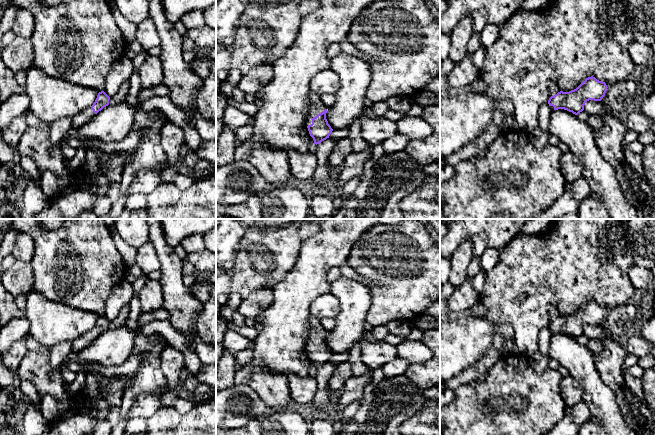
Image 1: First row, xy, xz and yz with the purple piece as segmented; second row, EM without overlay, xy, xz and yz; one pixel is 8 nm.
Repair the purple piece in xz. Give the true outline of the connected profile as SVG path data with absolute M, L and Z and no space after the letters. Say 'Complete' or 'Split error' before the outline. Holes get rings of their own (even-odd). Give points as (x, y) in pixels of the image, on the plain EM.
Split error. M311 315L309 317L309 325L310 334L306 349L314 368L317 369L329 362L333 353L326 343L328 331L323 327L321 320Z

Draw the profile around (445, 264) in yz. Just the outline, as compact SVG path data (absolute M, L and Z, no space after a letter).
M448 257L440 258L440 283L444 286L451 276L451 261Z

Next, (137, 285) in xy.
M141 274L131 285L136 295L143 288L146 281L149 280L147 275Z

